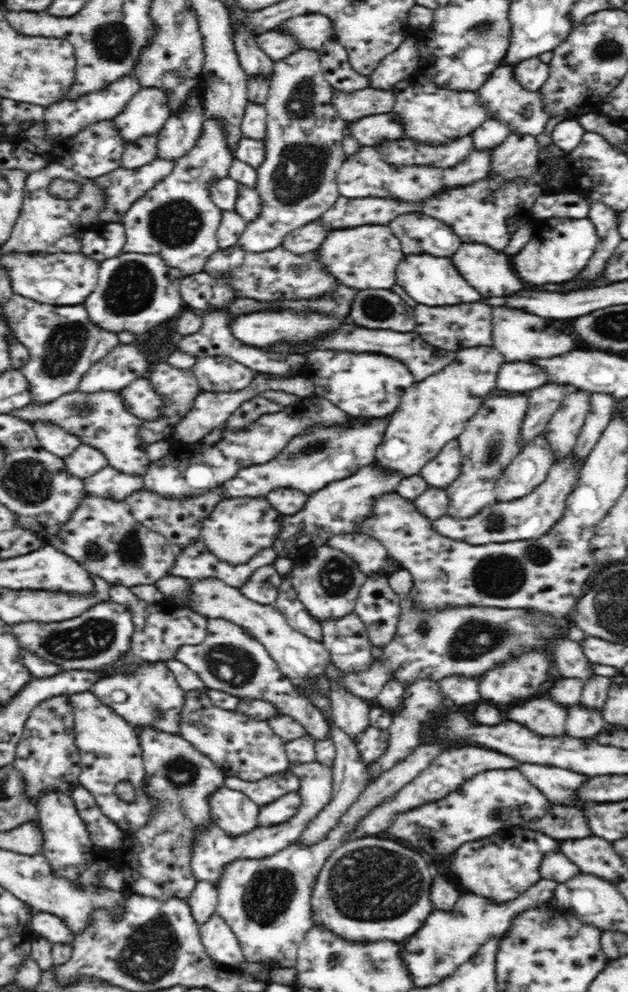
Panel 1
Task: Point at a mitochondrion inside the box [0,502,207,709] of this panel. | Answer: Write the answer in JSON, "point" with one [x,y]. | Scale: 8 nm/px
{"point":[94,636]}

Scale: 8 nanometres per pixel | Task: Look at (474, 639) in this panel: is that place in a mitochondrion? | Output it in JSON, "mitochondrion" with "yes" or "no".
{"mitochondrion":"yes"}

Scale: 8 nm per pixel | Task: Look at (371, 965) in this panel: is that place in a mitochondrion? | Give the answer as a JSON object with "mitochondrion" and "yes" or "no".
{"mitochondrion":"yes"}

